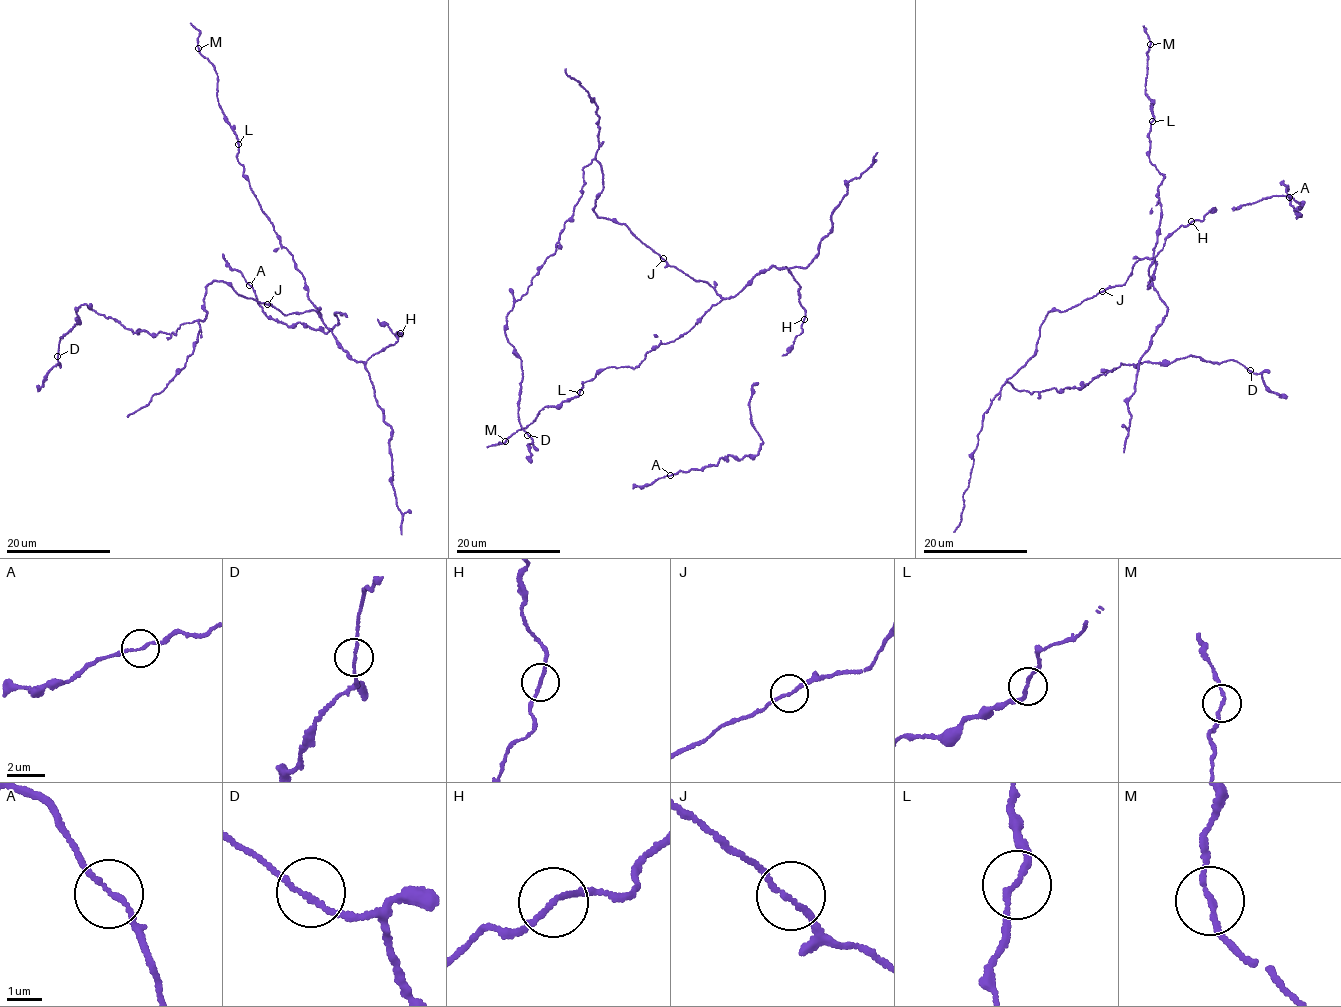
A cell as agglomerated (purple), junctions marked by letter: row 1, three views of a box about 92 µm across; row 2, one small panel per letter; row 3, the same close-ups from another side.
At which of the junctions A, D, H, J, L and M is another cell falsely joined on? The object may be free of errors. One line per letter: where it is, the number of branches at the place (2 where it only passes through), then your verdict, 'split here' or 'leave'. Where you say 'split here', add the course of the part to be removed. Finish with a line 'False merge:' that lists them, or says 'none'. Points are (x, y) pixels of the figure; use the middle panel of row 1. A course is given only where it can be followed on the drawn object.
A: place (670, 475); branches 2; leave
D: place (527, 435); branches 2; leave
H: place (804, 319); branches 2; leave
J: place (663, 258); branches 2; leave
L: place (580, 392); branches 2; leave
M: place (505, 441); branches 2; leave
False merge: none

